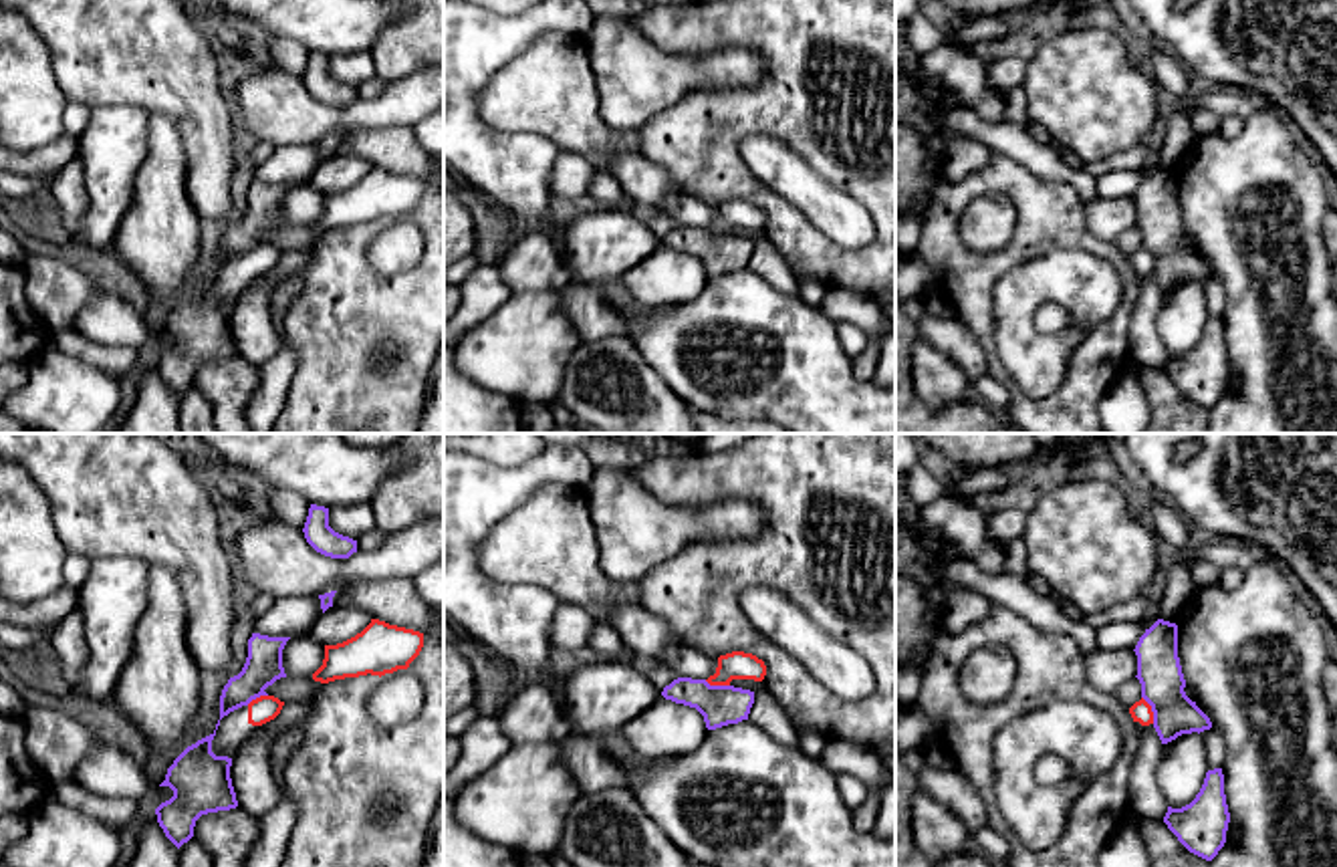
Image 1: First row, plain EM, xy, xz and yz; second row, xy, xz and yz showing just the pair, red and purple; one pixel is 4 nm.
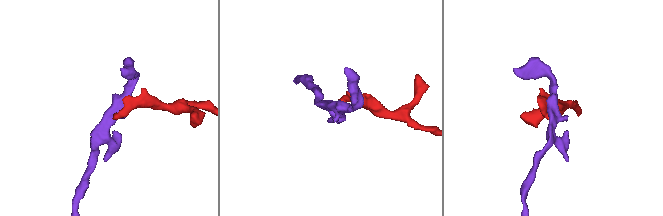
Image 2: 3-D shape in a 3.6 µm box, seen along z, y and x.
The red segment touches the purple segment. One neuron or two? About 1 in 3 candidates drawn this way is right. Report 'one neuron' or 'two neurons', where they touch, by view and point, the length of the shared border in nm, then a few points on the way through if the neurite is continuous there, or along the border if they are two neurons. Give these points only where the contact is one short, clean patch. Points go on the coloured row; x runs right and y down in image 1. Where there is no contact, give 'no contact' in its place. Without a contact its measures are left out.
two neurons; meets red in yz at (1150, 710); contact 120 nm long; border along yz (1142, 696), (1150, 706), (1154, 722)

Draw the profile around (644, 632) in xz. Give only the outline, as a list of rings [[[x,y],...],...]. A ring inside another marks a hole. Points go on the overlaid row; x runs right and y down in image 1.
[[[639,603],[615,607],[607,619],[639,655],[659,657],[670,647],[682,645],[667,621]]]

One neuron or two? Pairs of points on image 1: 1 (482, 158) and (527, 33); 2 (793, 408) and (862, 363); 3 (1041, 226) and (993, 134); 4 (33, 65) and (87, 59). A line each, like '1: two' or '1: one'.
1: one
2: two
3: two
4: two

